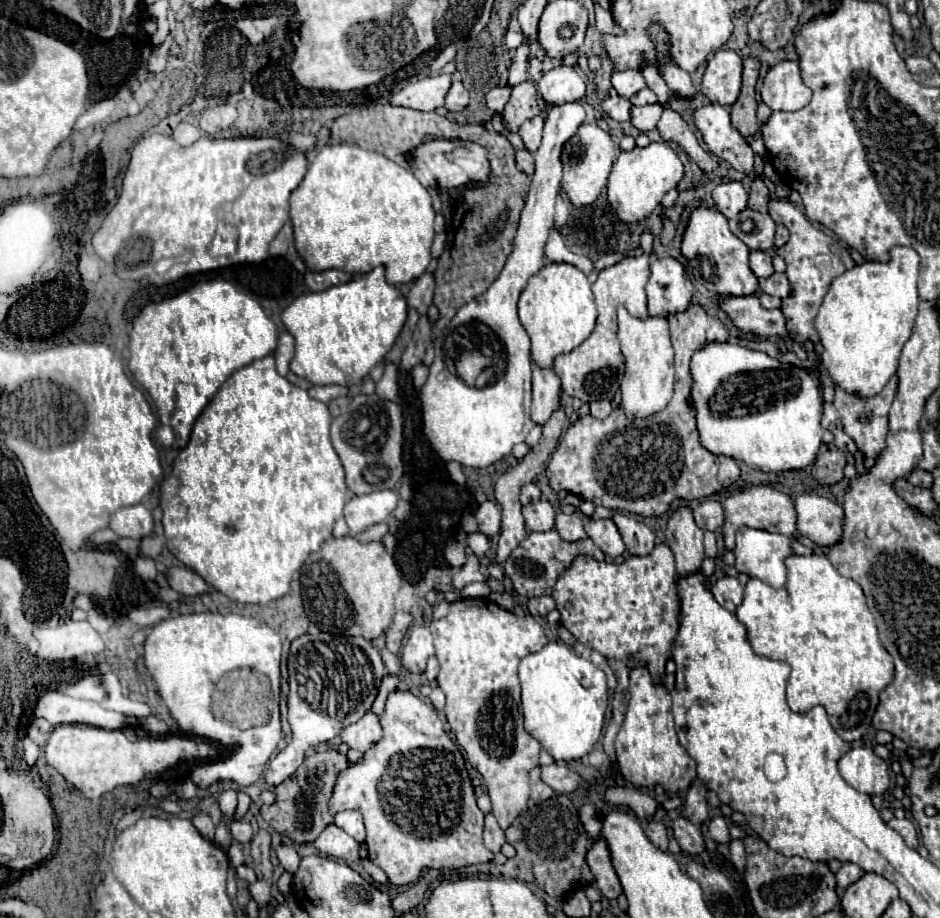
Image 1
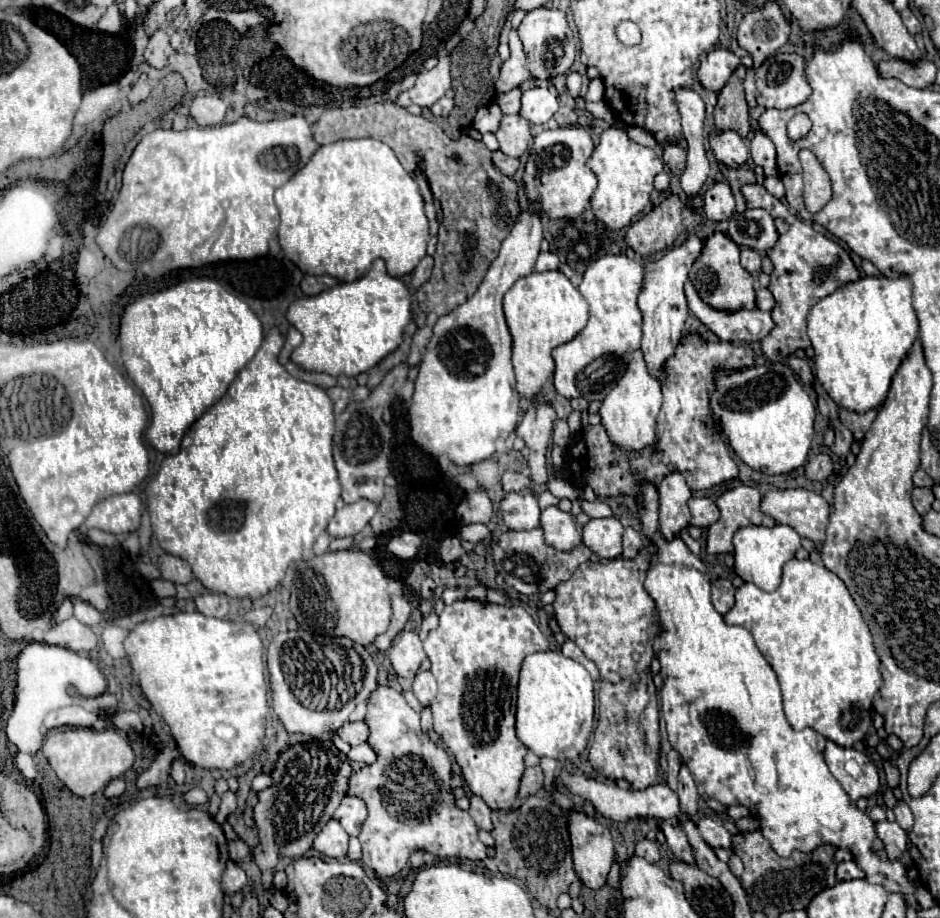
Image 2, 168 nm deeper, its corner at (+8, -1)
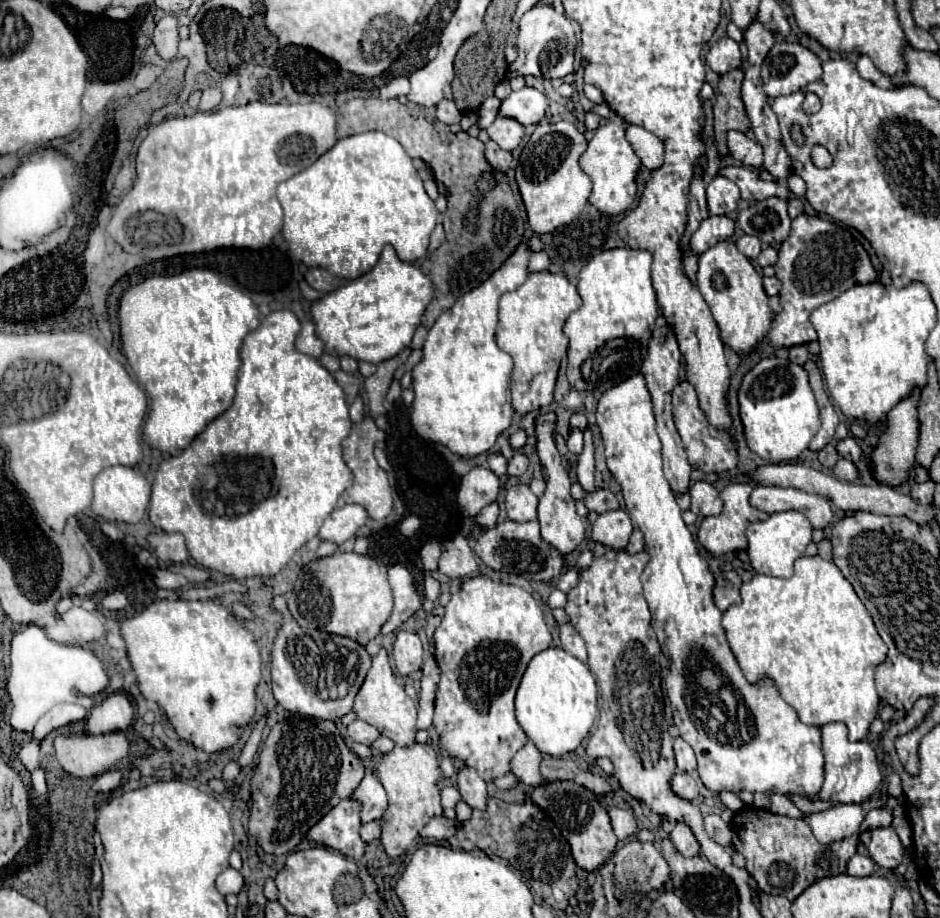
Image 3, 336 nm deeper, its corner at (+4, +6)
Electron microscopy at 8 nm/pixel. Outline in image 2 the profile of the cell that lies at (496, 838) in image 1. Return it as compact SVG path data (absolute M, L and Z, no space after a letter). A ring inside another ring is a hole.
M476 794L470 796L470 808L468 808L468 814L470 814L472 820L476 822L476 826L482 828L482 830L486 830L486 832L492 830L490 812L492 812L492 810L488 808L488 804L486 804L480 796L476 796Z

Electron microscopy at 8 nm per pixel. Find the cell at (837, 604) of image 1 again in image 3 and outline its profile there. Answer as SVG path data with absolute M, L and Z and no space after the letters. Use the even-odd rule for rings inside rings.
M818 555L800 557L794 563L792 577L778 579L770 575L754 575L748 583L742 583L740 593L742 603L724 611L722 625L748 681L754 683L768 675L778 685L782 699L796 709L802 723L822 727L826 723L840 721L848 727L850 741L866 739L868 727L876 719L880 705L874 685L874 665L886 659L888 649L880 639L866 607L840 569L832 561L824 561Z

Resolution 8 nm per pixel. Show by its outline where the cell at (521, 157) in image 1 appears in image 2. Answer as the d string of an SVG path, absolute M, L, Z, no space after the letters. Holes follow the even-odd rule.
M492 152L492 162L494 162L494 166L502 172L502 174L506 174L506 176L514 176L514 172L518 170L518 160L516 158L508 158L506 154L502 154L502 152Z

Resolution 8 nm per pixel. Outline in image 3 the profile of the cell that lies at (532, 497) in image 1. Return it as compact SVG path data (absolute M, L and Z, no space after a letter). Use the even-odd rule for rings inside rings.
M516 453L510 461L508 461L508 475L510 477L522 477L528 469L528 459L524 453Z

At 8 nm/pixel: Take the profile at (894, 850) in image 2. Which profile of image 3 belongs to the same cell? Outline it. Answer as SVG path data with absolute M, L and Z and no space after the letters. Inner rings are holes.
M878 827L872 831L868 853L880 867L894 869L904 859L904 845L894 827Z

